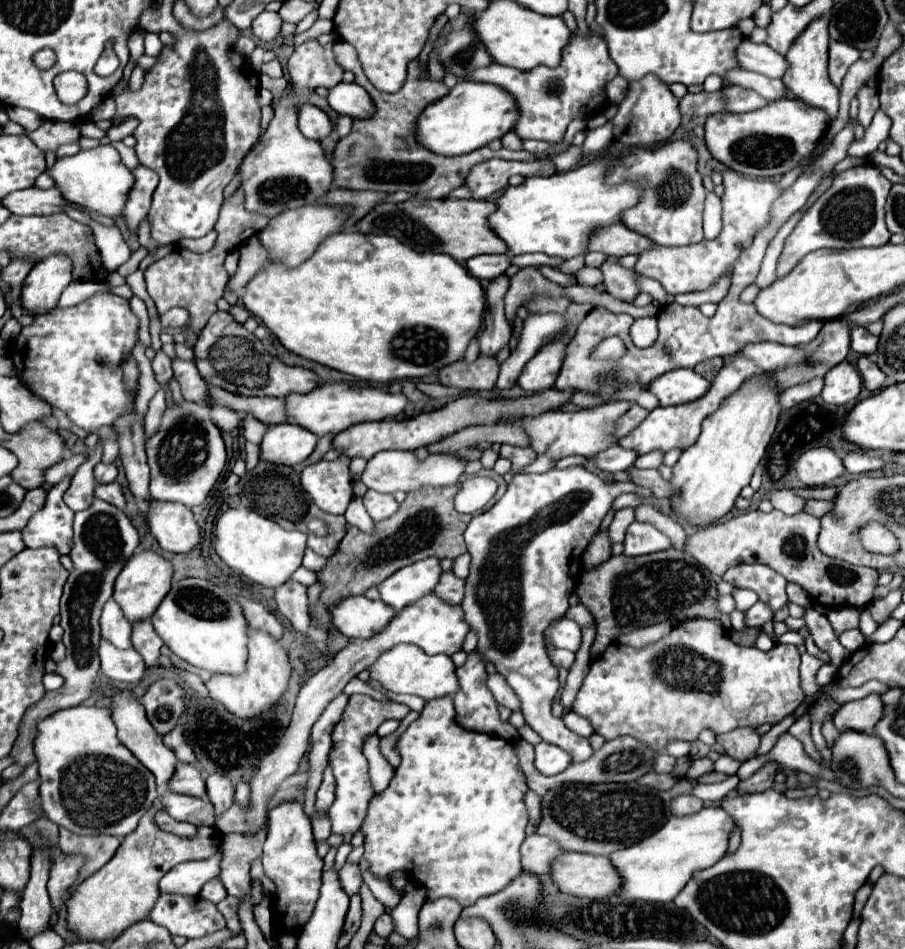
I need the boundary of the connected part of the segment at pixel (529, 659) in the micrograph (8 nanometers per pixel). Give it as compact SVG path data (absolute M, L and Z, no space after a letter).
M581 466L549 470L543 474L515 474L503 498L487 512L473 516L465 530L465 544L471 552L471 574L467 576L467 592L461 606L467 612L467 624L479 634L477 648L489 662L493 662L497 672L503 674L509 686L517 692L527 724L545 742L571 754L573 762L587 760L593 754L593 748L587 738L571 732L561 718L551 716L551 702L559 690L559 680L557 668L545 652L543 632L553 618L567 612L569 596L575 590L577 576L581 574L581 554L599 530L599 524L615 498L625 492L637 493L644 499L653 495L649 489L631 482L603 484L601 478L595 478Z

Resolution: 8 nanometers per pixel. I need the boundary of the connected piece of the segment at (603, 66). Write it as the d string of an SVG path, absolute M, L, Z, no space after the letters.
M589 32L587 36L573 34L563 48L561 64L557 68L535 66L533 70L517 70L501 64L491 64L485 68L477 68L467 74L463 80L497 84L507 90L517 102L519 120L513 132L523 140L545 140L545 142L561 142L567 130L567 124L581 114L597 114L607 106L605 84L617 76L617 64L611 60L605 40Z

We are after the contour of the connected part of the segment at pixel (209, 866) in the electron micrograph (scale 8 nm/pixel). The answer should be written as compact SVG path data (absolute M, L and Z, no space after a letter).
M217 850L213 856L205 860L195 860L195 862L181 862L175 866L171 872L167 872L159 888L161 892L173 892L173 894L187 894L195 896L201 892L203 884L207 884L213 878L219 878L221 874L221 850Z

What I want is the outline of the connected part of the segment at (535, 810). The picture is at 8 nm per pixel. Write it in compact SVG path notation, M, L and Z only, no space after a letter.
M527 792L525 794L525 806L527 806L527 812L529 812L529 826L527 826L527 832L531 834L537 824L539 824L539 796L535 792Z

